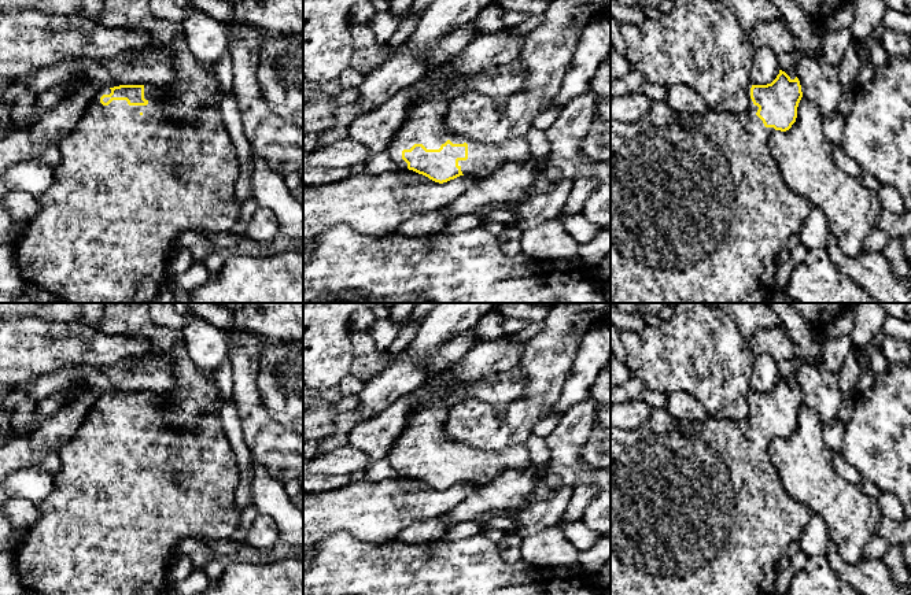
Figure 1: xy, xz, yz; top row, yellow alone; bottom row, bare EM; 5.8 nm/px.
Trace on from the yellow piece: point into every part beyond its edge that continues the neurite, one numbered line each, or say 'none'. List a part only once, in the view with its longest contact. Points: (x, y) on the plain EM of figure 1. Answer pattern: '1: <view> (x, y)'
1: xz (424, 431)

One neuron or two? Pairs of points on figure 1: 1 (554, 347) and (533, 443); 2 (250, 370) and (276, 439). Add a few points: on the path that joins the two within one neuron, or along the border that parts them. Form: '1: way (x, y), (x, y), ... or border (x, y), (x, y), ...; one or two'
1: border (531, 433), (524, 443); two
2: way (249, 387), (249, 405), (259, 422); one

